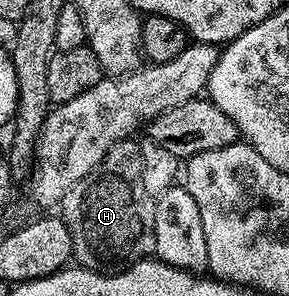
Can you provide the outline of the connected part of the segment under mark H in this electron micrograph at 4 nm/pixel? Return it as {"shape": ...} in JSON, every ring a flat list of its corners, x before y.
{"shape":[[128,138,114,144,105,158,91,171,85,174,63,195,61,215,65,226,69,226,71,235,71,255,74,263,90,272,114,274,124,268,130,268,139,260,146,260,155,251,155,200,145,190,145,181,141,178,141,150,134,139]]}

